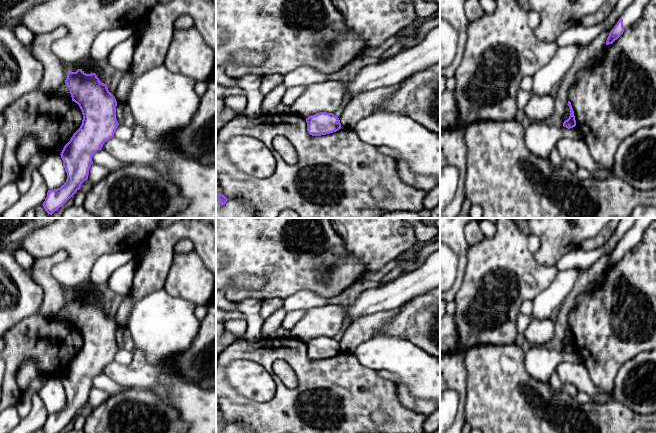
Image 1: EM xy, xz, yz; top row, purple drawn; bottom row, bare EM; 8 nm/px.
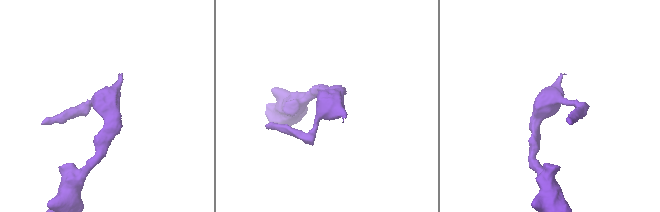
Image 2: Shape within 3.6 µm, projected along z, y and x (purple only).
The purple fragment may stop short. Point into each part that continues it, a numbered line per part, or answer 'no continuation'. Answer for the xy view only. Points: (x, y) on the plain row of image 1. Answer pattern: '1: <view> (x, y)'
no continuation

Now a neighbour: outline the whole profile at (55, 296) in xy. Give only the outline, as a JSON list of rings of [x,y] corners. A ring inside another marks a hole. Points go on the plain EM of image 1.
[[[58,251],[50,256],[35,259],[31,270],[31,277],[43,289],[41,312],[47,317],[53,317],[62,309],[68,298],[66,290],[52,275],[52,268],[65,261],[68,255],[64,251]]]

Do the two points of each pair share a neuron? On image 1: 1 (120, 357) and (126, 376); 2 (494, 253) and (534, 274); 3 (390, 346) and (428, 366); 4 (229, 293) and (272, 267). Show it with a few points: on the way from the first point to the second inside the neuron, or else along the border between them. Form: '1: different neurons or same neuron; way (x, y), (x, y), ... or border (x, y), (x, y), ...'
1: different neurons; border (133, 352), (133, 358), (126, 365), (114, 360)
2: same neuron; way (504, 263), (519, 274), (524, 274)
3: same neuron; way (399, 355), (411, 366), (419, 366)
4: same neuron; way (229, 278), (239, 266), (257, 266)

